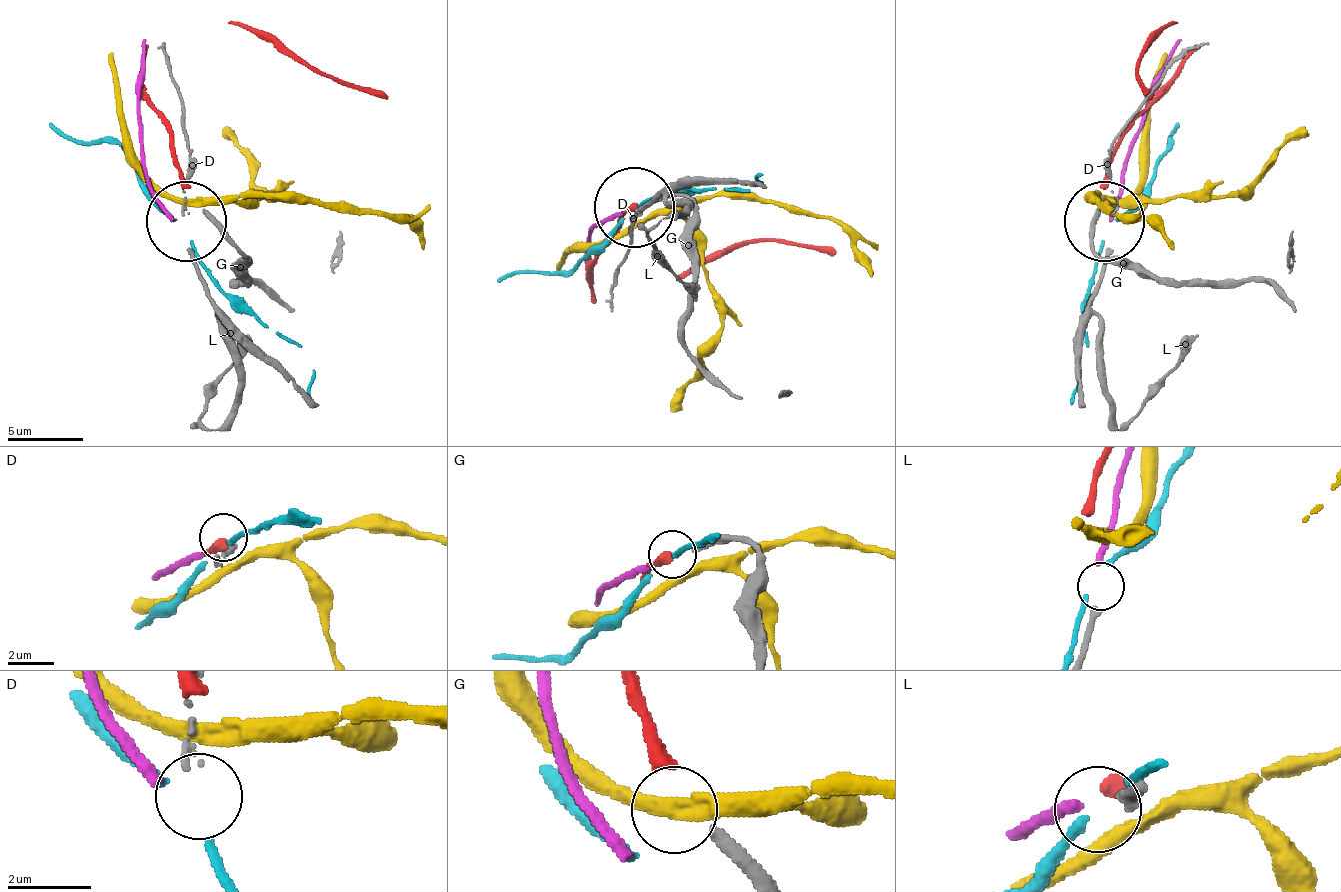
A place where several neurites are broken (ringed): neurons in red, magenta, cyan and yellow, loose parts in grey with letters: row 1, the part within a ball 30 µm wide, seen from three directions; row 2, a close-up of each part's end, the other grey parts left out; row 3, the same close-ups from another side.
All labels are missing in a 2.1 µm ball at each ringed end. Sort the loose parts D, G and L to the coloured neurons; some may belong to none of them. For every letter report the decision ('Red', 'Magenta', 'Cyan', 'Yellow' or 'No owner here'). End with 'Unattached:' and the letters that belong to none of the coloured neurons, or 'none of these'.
D: No owner here
G: Red
L: Magenta
Unattached: D

